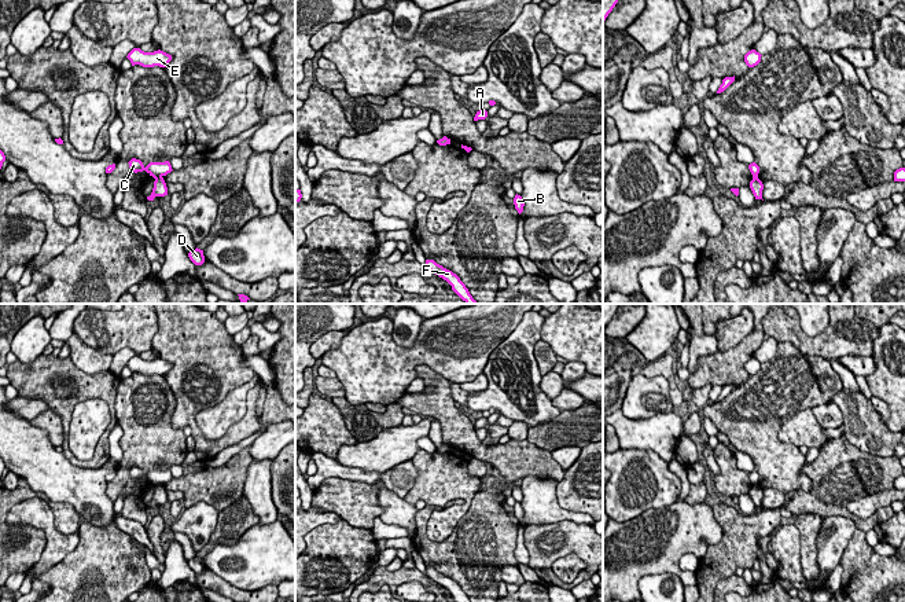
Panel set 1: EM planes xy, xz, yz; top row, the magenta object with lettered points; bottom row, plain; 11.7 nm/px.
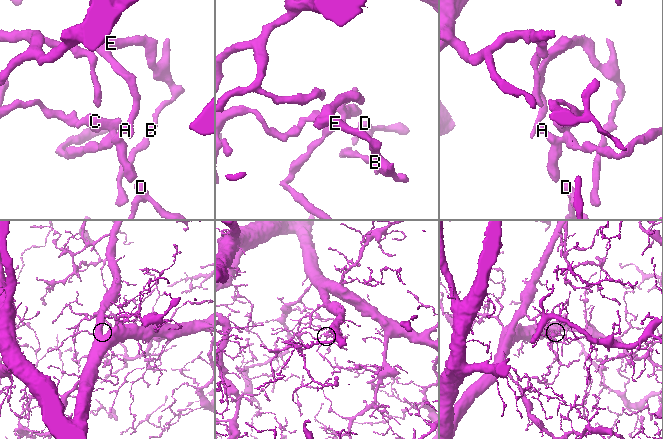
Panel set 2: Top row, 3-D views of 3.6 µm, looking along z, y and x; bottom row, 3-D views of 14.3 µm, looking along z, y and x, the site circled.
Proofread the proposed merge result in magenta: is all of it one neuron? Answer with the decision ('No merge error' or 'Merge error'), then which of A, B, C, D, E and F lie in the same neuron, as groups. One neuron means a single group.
Merge error. Groups: A B E F / C D

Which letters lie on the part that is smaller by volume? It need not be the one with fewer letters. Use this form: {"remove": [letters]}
{"remove": ["A", "B", "E", "F"]}

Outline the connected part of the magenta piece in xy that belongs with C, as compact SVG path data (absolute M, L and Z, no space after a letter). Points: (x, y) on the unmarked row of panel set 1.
M132 466L128 471L132 480L137 481L146 478L154 487L166 484L173 478L169 469L150 470L147 474L144 474L140 467Z

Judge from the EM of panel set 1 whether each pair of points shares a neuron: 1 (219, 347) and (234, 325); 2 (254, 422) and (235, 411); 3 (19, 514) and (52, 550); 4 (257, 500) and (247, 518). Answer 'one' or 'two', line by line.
1: two
2: two
3: one
4: two

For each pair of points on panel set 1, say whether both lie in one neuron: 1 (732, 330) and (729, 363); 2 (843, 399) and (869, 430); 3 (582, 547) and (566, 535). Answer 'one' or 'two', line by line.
1: two
2: one
3: one

